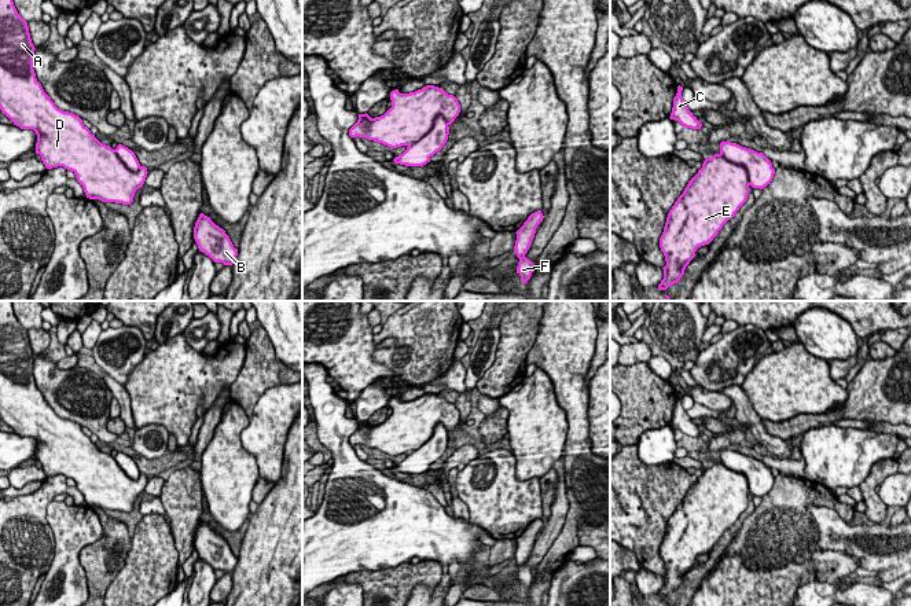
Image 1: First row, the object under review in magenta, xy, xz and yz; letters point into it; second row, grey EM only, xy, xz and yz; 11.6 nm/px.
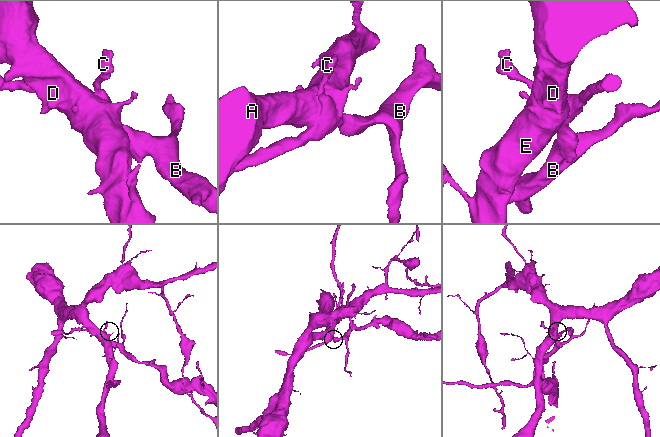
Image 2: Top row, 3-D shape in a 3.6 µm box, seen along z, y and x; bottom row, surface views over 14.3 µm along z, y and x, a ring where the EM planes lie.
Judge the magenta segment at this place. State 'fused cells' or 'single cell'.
fused cells

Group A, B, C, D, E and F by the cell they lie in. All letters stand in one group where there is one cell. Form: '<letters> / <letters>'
A D E / B C F

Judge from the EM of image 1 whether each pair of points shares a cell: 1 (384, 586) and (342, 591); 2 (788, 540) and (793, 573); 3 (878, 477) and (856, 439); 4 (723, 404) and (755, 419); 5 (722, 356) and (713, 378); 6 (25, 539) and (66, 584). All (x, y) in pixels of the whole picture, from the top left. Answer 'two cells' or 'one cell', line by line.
1: two cells
2: two cells
3: two cells
4: two cells
5: one cell
6: two cells

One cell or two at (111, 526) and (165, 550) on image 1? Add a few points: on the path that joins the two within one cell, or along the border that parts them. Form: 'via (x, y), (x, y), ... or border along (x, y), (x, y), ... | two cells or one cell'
border along (132, 537), (132, 546), (121, 568) | two cells

